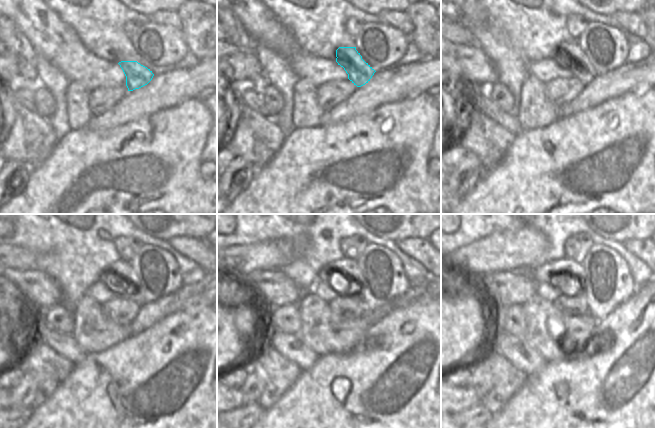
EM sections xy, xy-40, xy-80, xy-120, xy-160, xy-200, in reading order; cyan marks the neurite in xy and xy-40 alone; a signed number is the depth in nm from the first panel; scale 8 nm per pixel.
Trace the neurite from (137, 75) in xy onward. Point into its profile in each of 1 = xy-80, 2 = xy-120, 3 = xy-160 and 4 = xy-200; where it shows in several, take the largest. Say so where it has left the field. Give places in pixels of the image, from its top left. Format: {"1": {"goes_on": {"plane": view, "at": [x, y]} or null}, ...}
{"1": {"goes_on": {"plane": "xy-80", "at": [575, 61]}}, "2": {"goes_on": {"plane": "xy-120", "at": [128, 284]}}, "3": {"goes_on": {"plane": "xy-160", "at": [352, 280]}}, "4": {"goes_on": {"plane": "xy-200", "at": [573, 271]}}}

